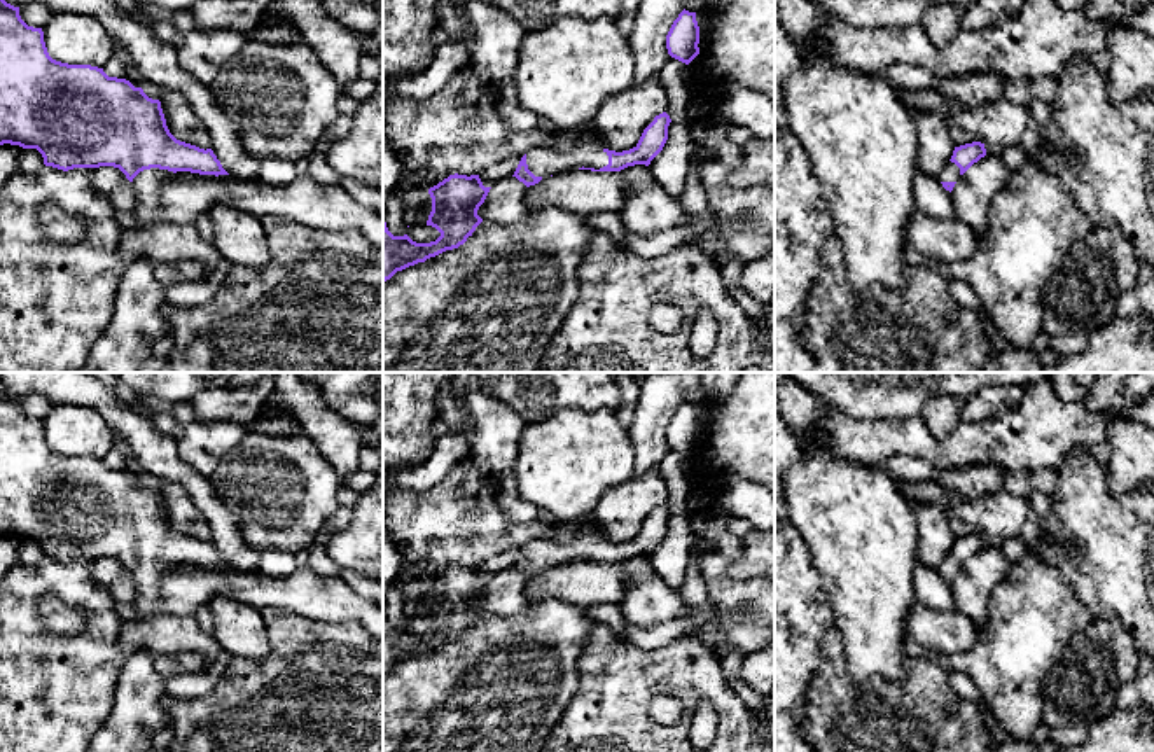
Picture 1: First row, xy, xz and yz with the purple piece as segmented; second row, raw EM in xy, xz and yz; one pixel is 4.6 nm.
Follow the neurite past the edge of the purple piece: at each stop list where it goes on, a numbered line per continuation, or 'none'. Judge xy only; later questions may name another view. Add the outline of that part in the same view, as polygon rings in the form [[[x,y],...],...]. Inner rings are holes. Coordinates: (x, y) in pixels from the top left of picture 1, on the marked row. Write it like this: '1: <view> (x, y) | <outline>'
1: xy (147, 184) | [[[150,168],[140,171],[133,178],[135,208],[140,219],[140,226],[136,229],[157,222],[161,187],[178,173],[182,171],[173,173],[168,170]]]

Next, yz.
1: yz (950, 172) | [[[948,163],[942,171],[939,173],[939,182],[958,182],[960,178],[960,168],[955,163]]]

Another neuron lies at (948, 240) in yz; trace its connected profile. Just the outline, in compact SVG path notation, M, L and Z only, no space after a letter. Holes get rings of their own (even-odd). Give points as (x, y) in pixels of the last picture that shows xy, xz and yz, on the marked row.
M916 210L907 226L907 243L930 259L955 266L974 255L977 234L958 219L934 219Z

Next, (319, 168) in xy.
M315 150L313 154L309 154L308 161L309 161L308 175L311 175L316 182L325 185L339 185L337 175L329 166L323 154Z

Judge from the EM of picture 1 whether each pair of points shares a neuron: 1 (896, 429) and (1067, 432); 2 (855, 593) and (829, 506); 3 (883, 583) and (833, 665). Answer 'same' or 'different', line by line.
1: same
2: same
3: different

